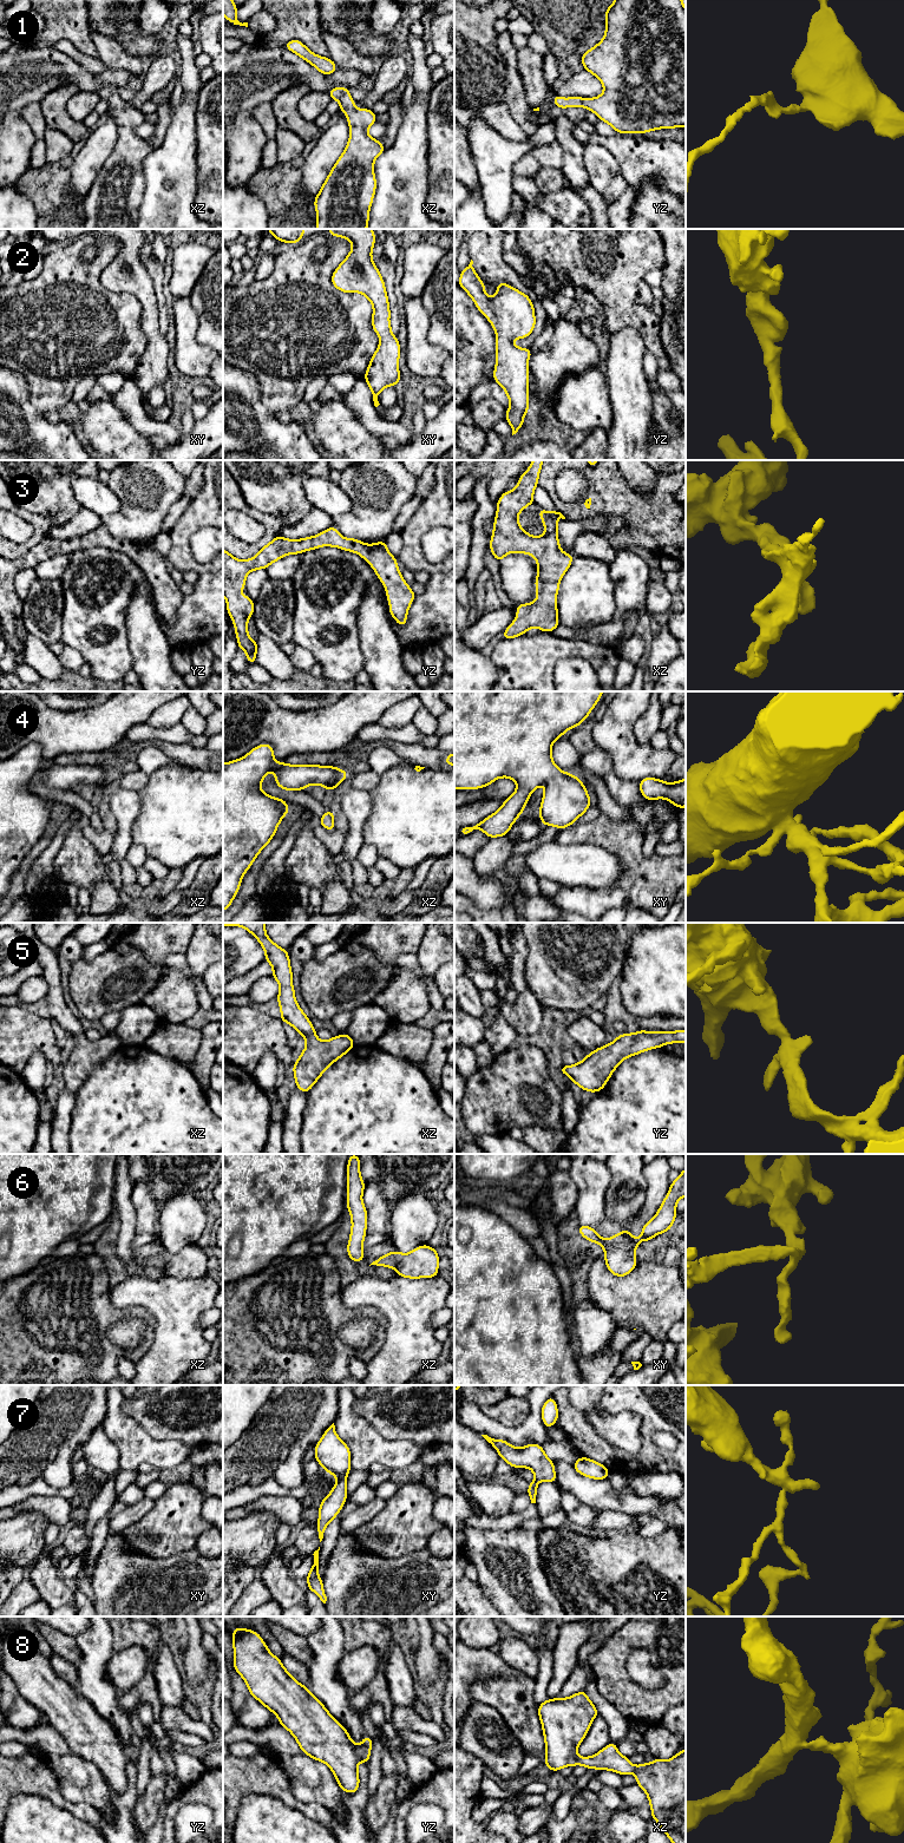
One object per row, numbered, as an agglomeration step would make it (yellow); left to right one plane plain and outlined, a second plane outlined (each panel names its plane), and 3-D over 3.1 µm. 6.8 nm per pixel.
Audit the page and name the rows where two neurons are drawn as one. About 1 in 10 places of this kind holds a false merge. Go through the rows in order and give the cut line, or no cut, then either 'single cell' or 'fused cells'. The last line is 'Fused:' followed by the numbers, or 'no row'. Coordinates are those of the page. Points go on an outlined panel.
1: cut none; single cell
2: cut none; single cell
3: cut none; single cell
4: cut none; single cell
5: cut none; single cell
6: cut none; single cell
7: cut none; single cell
8: cut none; single cell
Fused: no row

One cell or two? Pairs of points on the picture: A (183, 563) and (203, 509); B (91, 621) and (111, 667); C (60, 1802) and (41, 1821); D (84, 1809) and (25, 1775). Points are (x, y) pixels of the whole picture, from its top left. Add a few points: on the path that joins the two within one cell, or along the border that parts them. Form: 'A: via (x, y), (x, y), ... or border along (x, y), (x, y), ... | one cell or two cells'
A: via (182, 550), (182, 531), (190, 522) | one cell
B: via (84, 633), (84, 640), (99, 655) | one cell
C: border along (30, 1795), (45, 1797), (80, 1818) | two cells
D: via (70, 1805), (61, 1803), (39, 1781) | one cell

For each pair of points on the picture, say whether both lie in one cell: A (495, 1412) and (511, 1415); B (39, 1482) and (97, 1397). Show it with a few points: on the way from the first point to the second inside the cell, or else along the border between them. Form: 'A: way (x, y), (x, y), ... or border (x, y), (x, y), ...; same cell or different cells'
A: way (498, 1412), (508, 1412); same cell
B: border (40, 1475), (57, 1488), (65, 1488), (70, 1484); different cells

